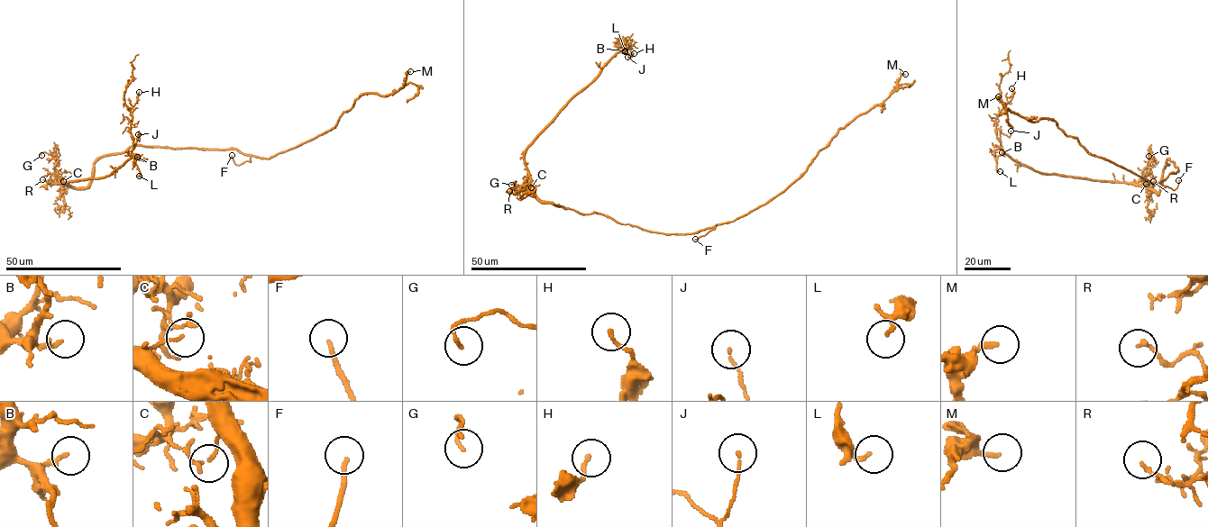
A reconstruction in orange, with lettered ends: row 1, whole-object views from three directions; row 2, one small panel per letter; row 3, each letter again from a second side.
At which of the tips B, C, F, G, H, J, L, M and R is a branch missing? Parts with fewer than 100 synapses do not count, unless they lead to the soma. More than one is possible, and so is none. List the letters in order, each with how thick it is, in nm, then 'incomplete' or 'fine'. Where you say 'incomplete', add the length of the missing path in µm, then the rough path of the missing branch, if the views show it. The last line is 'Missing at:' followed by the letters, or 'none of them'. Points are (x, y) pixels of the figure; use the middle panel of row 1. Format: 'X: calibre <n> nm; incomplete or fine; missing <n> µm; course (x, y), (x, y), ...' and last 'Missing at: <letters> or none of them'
B: calibre 180 nm; fine
C: calibre 110 nm; fine
F: calibre 150 nm; incomplete; missing 4 µm
G: calibre 110 nm; fine
H: calibre 140 nm; fine
J: calibre 100 nm; fine
L: calibre 110 nm; fine
M: calibre 170 nm; fine
R: calibre 130 nm; fine
Missing at: F

